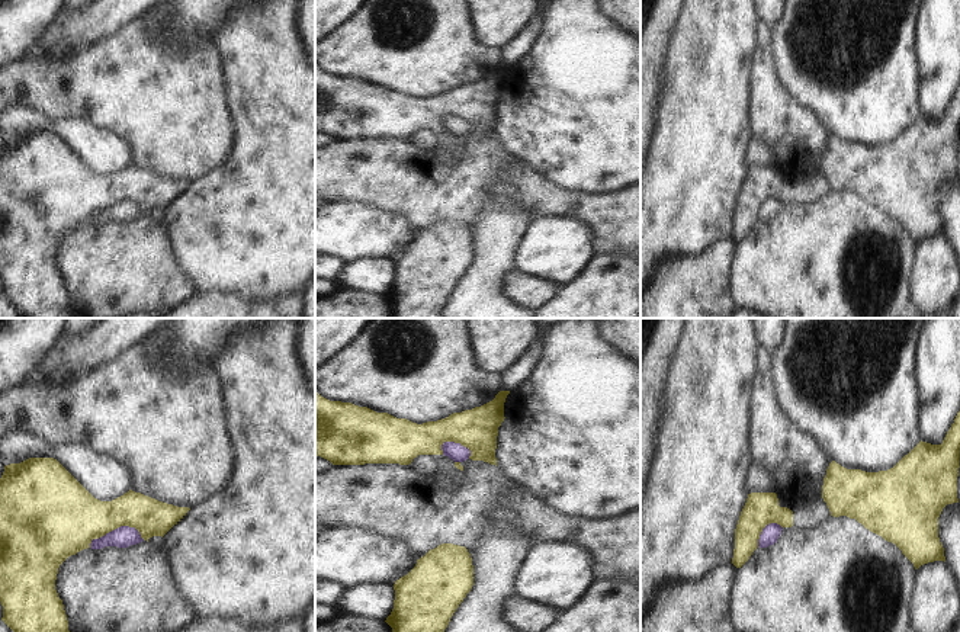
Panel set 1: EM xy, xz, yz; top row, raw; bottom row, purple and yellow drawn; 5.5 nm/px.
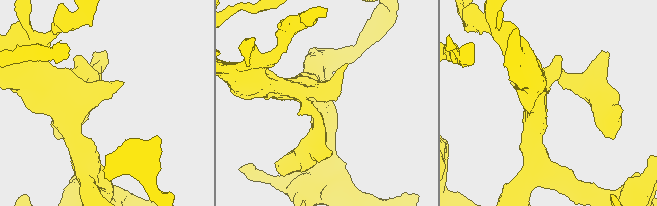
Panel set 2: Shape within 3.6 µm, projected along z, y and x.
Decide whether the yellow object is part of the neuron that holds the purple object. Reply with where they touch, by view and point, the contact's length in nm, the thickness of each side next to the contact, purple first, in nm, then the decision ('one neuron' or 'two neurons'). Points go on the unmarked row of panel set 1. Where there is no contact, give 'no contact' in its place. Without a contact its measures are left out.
xy (115, 204) | 320 nm | 120/340 nm | two neurons

